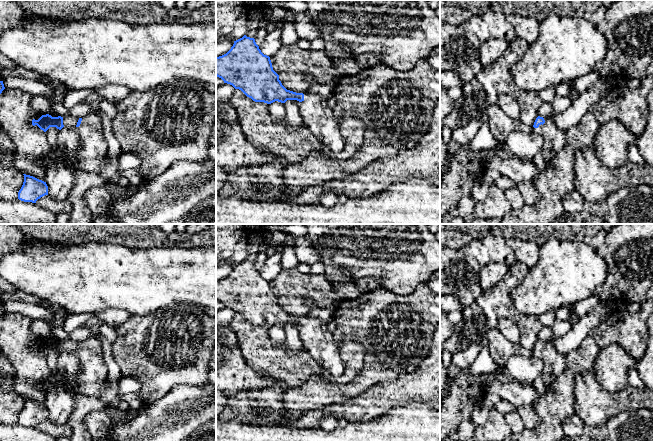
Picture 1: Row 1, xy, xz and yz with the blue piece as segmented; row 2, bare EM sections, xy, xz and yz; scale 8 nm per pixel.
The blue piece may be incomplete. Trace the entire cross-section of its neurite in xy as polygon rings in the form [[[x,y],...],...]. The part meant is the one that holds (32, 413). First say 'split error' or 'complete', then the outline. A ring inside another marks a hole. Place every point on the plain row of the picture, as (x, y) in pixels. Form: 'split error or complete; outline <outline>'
complete; outline [[[24,399],[24,406],[18,416],[18,423],[24,426],[36,427],[41,421],[48,419],[46,406],[30,399]]]

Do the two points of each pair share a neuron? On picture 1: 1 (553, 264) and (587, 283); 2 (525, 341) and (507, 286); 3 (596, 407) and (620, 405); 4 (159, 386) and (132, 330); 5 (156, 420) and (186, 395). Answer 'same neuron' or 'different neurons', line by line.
1: same neuron
2: same neuron
3: same neuron
4: same neuron
5: same neuron

